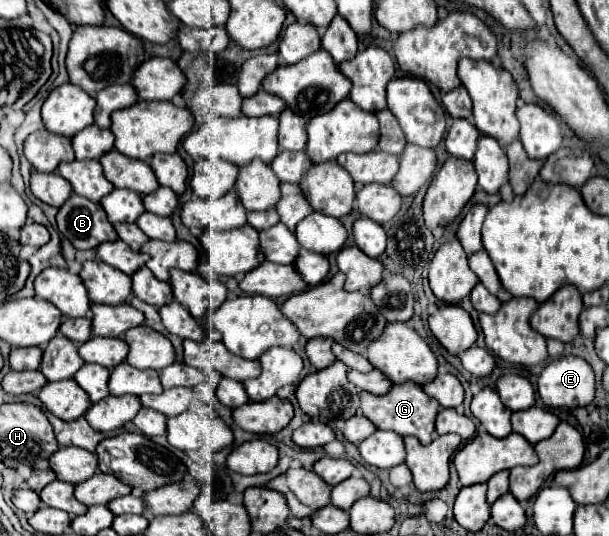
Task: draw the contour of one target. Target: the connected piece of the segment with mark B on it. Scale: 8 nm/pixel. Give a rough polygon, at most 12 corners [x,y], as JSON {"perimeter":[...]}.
{"perimeter":[[71,194],[59,232],[91,250],[117,240],[101,204]]}

